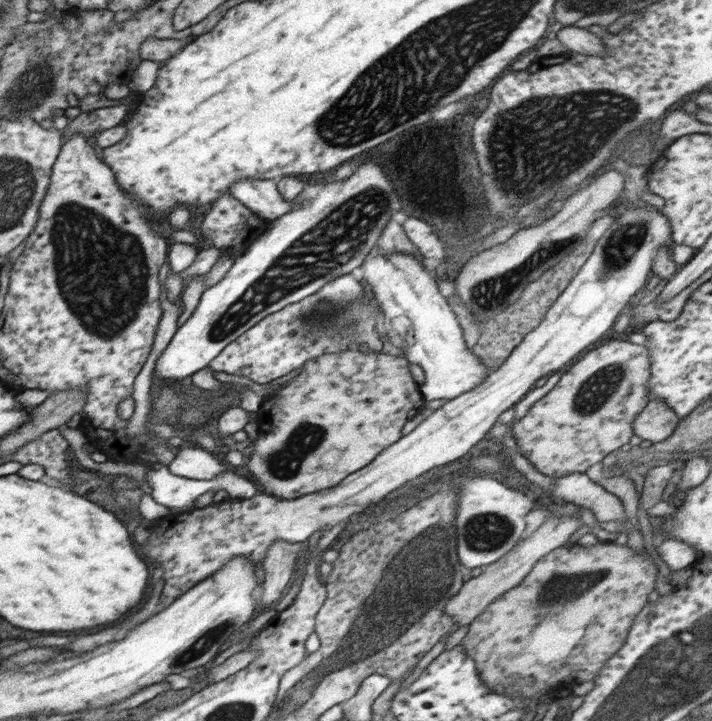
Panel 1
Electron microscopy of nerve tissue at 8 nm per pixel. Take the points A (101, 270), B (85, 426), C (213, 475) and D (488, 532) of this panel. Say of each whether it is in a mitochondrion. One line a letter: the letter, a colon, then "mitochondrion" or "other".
A: mitochondrion
B: other
C: other
D: mitochondrion

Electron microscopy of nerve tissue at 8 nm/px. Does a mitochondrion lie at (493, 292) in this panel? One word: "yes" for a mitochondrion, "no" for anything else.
yes

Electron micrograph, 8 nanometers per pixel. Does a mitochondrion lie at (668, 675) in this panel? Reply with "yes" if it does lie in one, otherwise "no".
yes

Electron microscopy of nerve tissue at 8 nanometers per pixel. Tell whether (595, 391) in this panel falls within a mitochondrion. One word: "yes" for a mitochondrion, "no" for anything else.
yes

